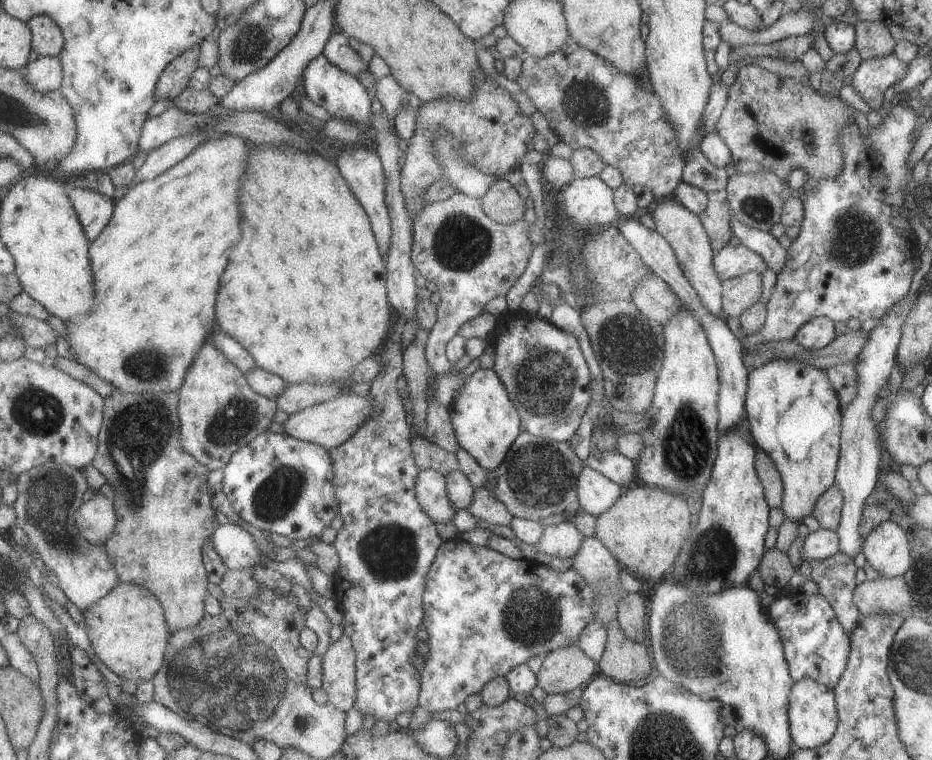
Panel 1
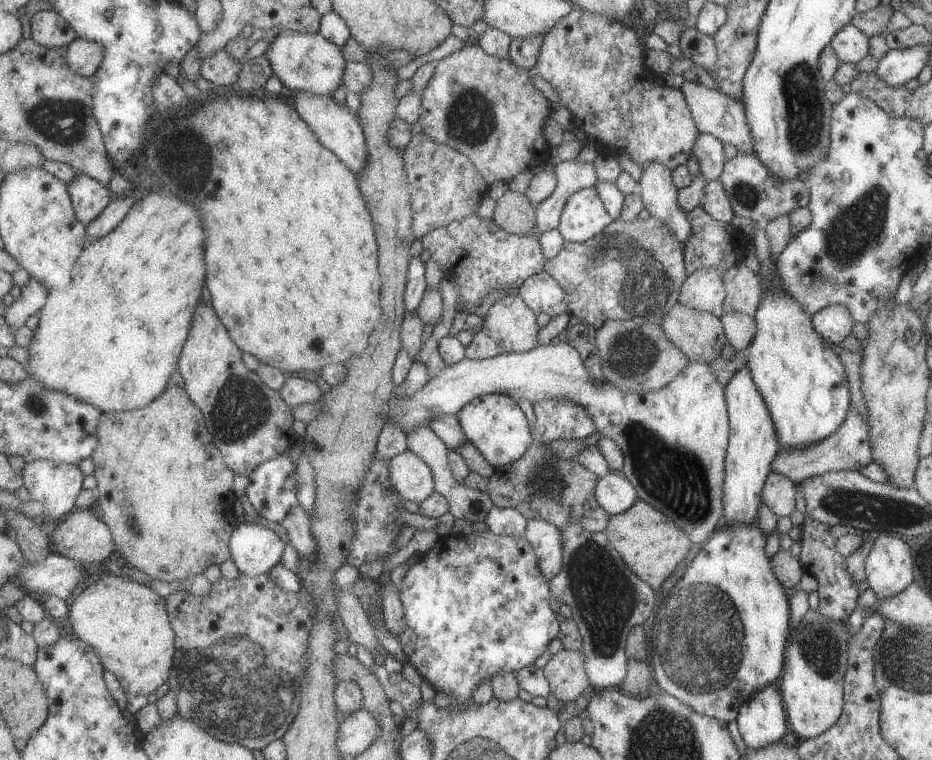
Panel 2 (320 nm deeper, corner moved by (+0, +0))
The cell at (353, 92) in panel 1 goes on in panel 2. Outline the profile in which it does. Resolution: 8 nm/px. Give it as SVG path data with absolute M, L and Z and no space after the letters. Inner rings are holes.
M283 32L269 44L265 52L267 59L274 66L274 75L296 92L309 92L315 96L333 96L337 88L345 84L345 59L342 48L333 44L319 33Z

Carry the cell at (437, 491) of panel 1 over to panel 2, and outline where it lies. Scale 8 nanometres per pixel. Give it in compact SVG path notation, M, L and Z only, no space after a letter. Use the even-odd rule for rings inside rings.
M411 450L393 458L390 470L395 489L406 500L419 504L434 493L429 466Z

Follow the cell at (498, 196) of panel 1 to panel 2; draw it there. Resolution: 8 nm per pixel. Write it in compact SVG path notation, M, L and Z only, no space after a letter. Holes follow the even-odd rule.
M506 191L497 198L492 220L505 232L524 236L533 232L535 214L524 194Z

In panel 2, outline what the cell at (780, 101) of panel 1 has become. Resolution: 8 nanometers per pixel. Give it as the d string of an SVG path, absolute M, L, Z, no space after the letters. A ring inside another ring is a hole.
M684 81L681 90L689 108L691 119L699 133L709 134L717 138L721 144L734 146L738 152L743 152L743 154L755 154L751 132L749 132L749 126L747 126L745 119L745 108L743 108L741 100L729 98L716 89L709 90L697 82Z

